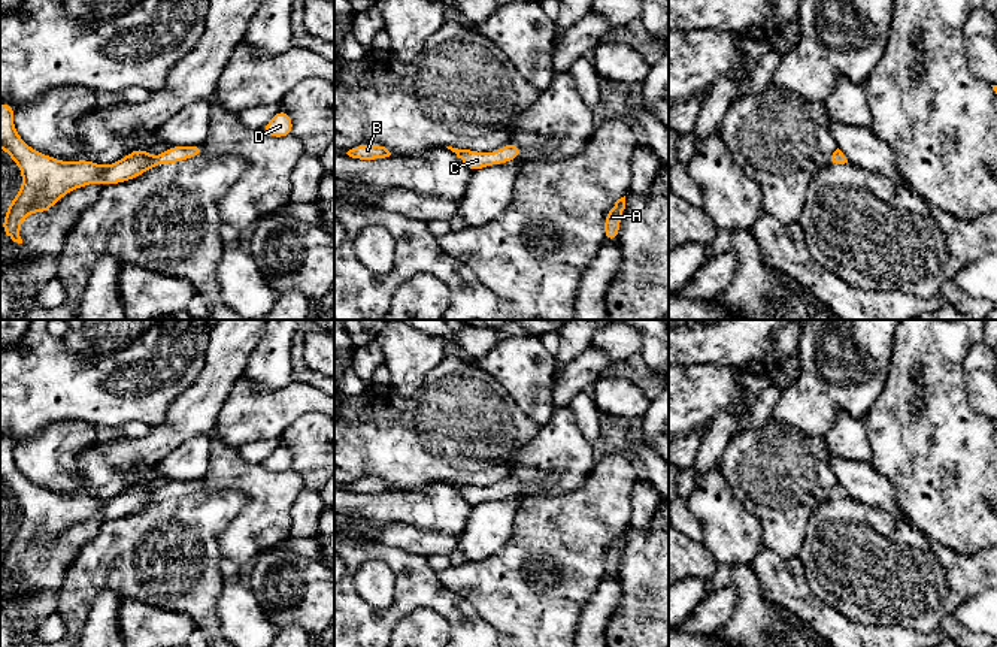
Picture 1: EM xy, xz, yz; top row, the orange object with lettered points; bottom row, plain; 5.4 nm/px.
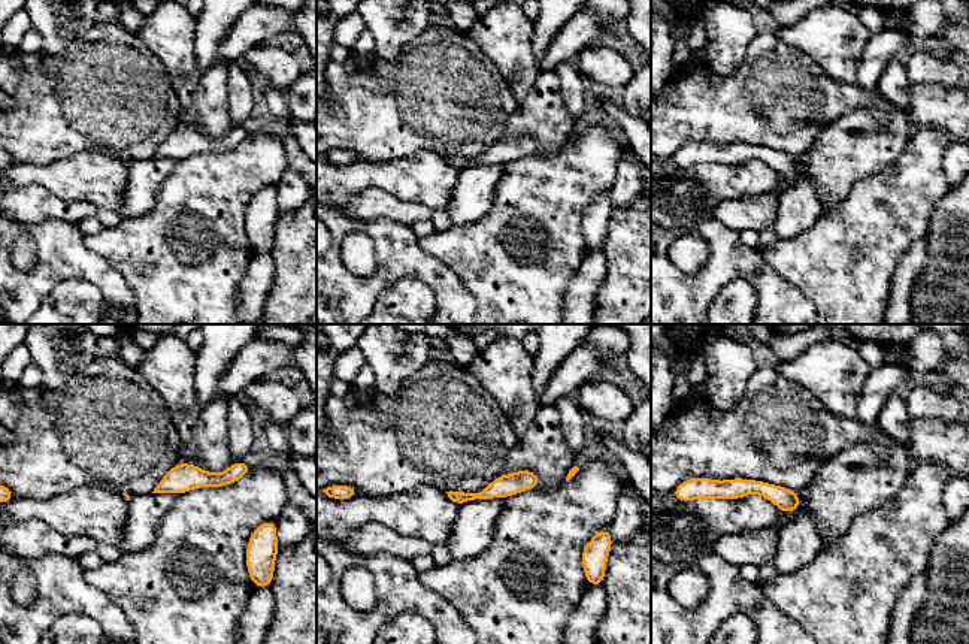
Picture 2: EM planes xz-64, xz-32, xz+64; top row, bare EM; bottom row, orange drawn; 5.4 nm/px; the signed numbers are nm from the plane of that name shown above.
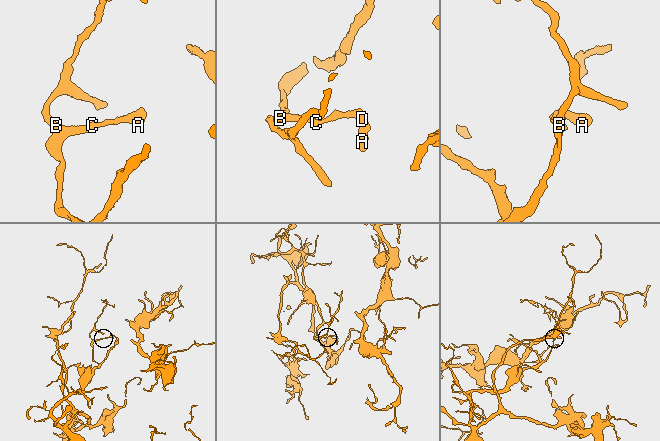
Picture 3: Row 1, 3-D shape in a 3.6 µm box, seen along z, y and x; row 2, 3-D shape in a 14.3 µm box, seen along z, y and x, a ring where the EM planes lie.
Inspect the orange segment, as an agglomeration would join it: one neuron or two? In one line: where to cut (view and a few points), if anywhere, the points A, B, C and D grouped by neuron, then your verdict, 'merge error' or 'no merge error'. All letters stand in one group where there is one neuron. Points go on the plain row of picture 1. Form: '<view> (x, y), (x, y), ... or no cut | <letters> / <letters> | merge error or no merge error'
no cut | A B C D | no merge error

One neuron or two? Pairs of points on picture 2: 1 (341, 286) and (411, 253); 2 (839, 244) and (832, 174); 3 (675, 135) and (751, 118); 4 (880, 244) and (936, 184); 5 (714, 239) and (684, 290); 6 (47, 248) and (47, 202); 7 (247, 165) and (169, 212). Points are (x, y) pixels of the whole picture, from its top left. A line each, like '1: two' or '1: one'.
1: one
2: two
3: one
4: one
5: one
6: two
7: one

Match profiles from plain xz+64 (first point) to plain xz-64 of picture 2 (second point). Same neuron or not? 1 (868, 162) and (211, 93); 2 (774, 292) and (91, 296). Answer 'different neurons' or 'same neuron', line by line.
1: same neuron
2: different neurons

